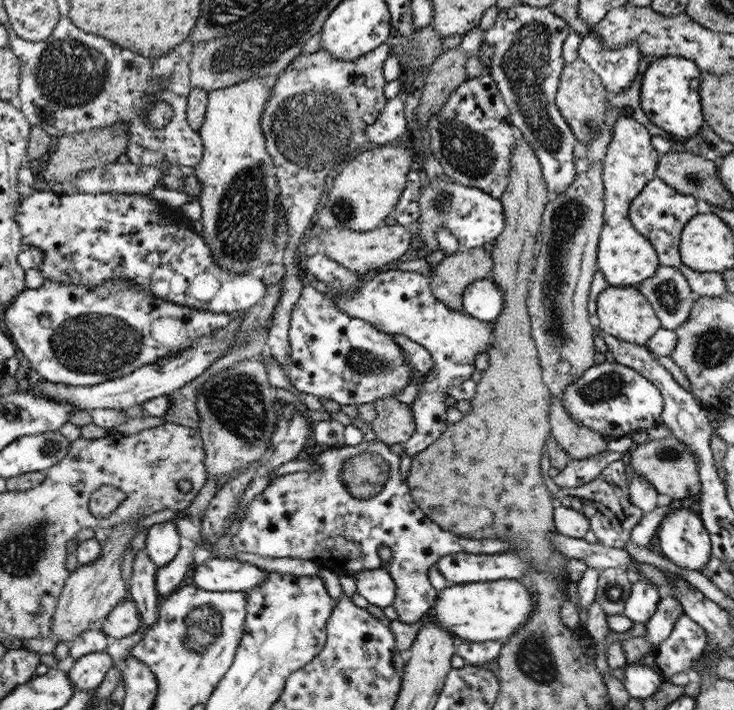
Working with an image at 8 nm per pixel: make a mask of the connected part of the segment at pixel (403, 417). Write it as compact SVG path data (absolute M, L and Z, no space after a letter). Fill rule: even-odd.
M386 396L375 401L377 416L371 424L377 440L387 445L405 443L416 430L410 405L397 397Z

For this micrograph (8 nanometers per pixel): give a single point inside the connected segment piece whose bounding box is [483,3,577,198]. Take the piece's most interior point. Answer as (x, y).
(527, 63)

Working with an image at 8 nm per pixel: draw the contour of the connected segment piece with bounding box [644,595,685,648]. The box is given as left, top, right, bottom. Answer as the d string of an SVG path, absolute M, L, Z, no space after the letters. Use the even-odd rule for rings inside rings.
M674 595L662 597L657 611L646 623L647 632L644 637L648 639L650 646L657 648L662 641L666 640L683 615L685 613L682 603Z

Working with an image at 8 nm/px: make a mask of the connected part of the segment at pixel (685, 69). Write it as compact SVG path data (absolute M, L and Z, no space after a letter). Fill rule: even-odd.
M663 57L651 60L640 86L641 108L654 123L675 138L692 138L702 129L703 110L700 82L703 75L697 65L686 58Z

